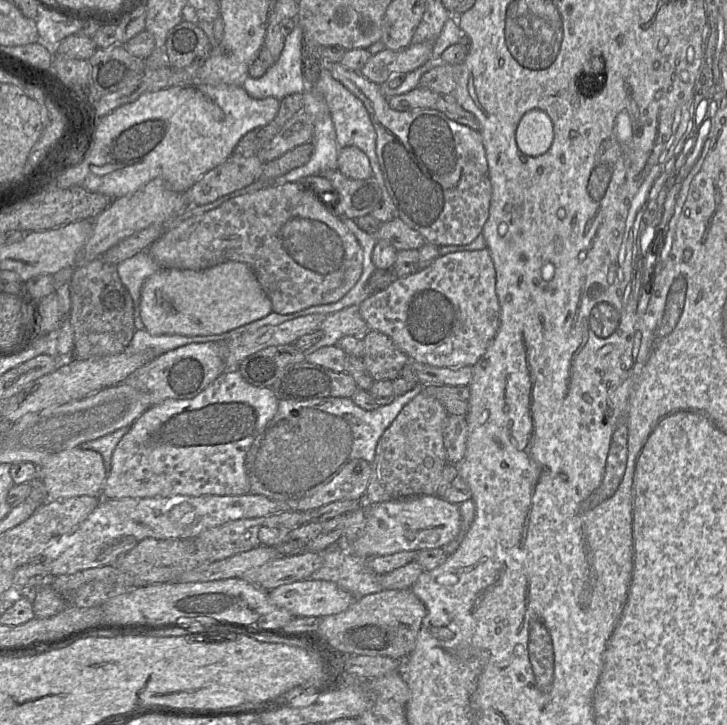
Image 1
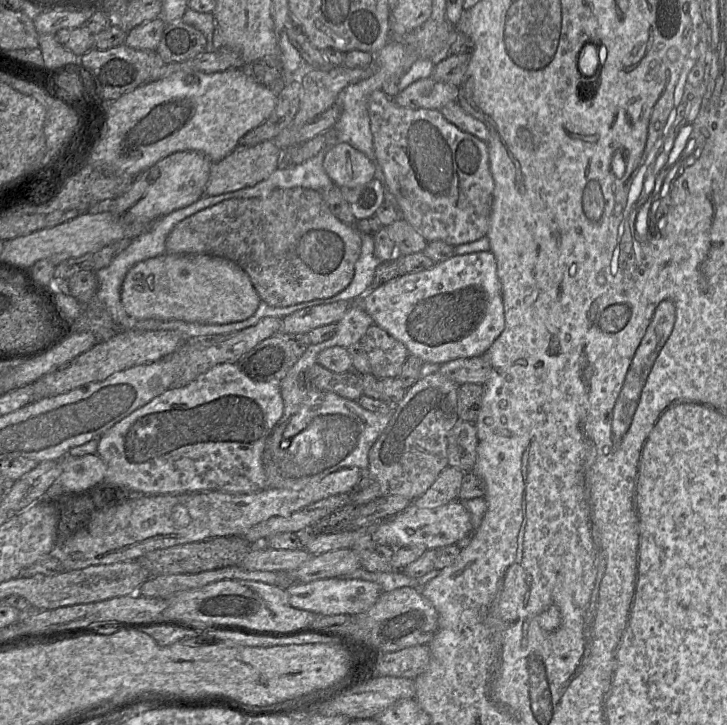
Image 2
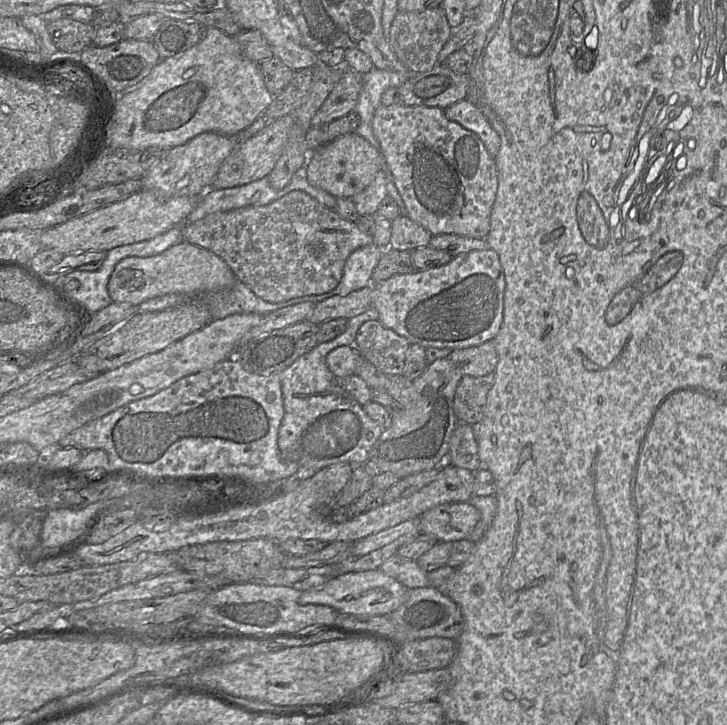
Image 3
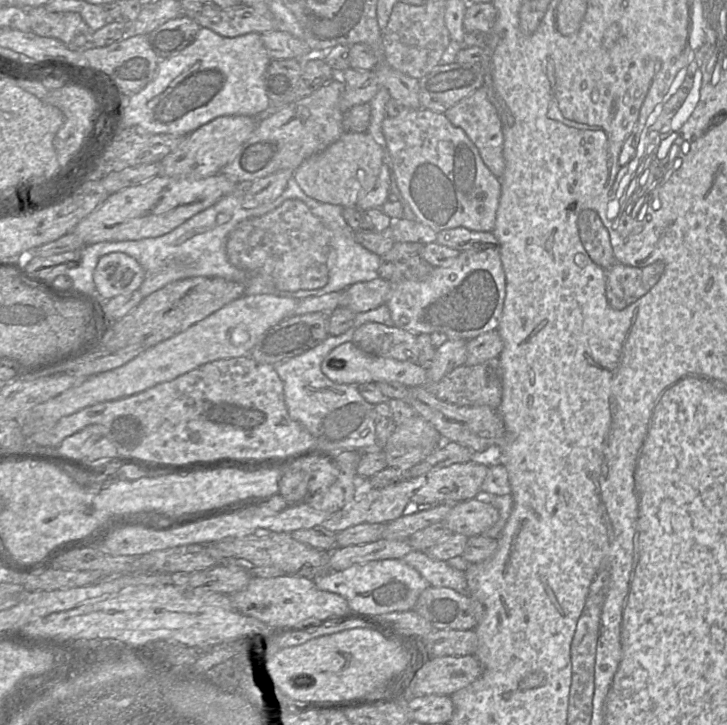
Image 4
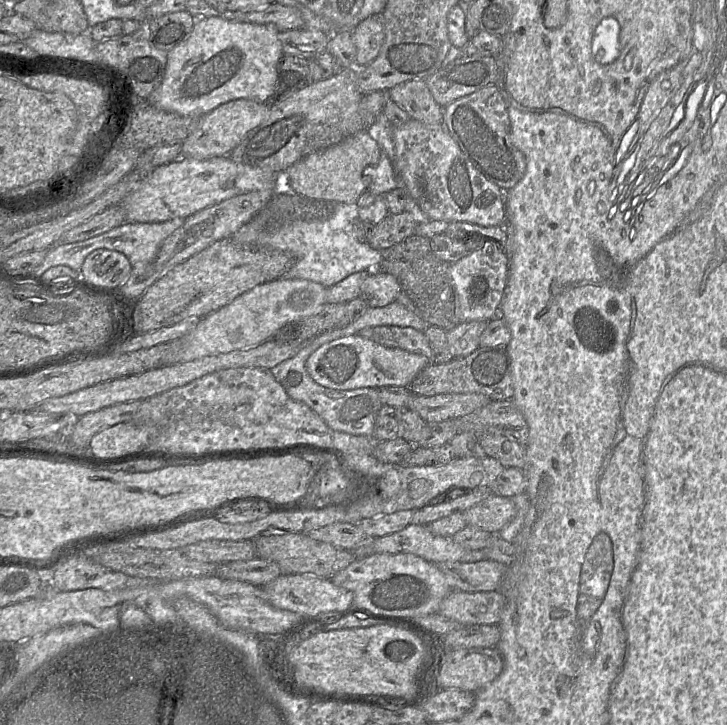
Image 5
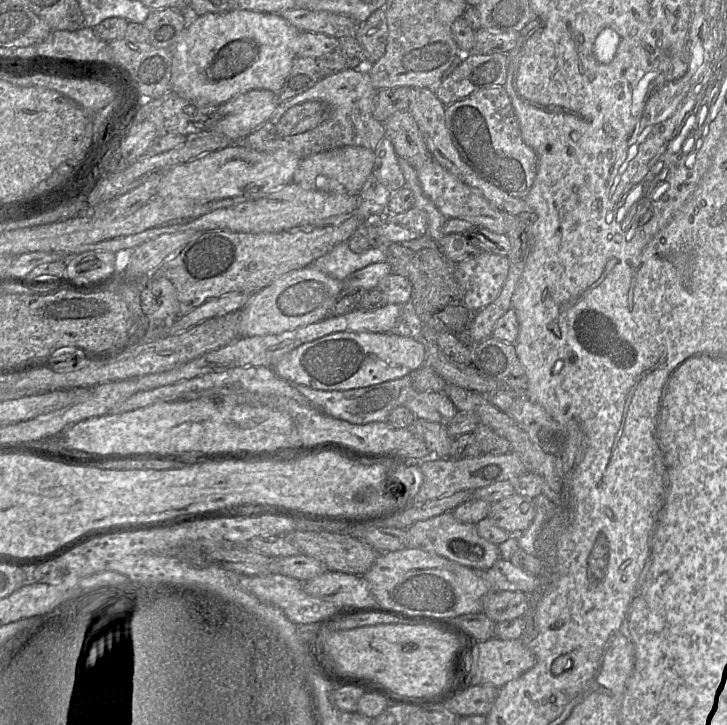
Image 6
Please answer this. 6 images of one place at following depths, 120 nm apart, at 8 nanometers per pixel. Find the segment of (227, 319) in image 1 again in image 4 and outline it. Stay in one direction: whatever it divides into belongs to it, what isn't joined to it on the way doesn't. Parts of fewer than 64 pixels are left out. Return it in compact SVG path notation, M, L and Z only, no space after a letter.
M112 252L102 256L95 267L93 280L97 295L109 300L138 290L145 279L145 270L133 257Z

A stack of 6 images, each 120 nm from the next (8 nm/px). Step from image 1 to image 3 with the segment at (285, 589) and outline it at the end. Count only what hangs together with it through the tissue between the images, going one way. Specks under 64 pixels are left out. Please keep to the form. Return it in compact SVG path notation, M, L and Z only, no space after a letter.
M379 568L339 574L319 587L299 591L301 605L326 605L338 612L358 615L389 615L404 602L407 595L407 589L400 582Z

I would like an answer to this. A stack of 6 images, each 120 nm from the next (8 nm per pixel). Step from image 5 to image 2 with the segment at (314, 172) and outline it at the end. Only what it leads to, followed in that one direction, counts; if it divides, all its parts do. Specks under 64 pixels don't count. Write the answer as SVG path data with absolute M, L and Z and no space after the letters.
M335 142L325 150L323 168L339 188L353 189L375 179L374 164L345 142Z

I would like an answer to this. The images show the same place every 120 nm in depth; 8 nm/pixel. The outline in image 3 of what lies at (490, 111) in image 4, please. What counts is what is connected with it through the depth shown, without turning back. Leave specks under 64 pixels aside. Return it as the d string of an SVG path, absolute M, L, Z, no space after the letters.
M464 99L444 111L449 120L457 122L463 128L474 132L492 157L497 155L500 149L500 137L475 105Z

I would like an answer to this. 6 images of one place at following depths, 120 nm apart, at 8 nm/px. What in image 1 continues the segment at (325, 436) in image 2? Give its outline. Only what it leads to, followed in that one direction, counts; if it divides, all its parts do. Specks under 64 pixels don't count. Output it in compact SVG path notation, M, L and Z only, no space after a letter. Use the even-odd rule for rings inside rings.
M354 304L326 315L326 319L319 330L323 333L322 338L304 351L305 357L322 347L337 345L344 336L363 337L369 328L360 315L359 306ZM418 383L408 392L396 396L387 405L379 405L373 410L365 410L348 397L323 397L306 401L280 400L275 416L250 446L245 468L250 483L250 493L261 494L279 501L299 501L310 496L329 483L350 461L363 459L372 463L377 443L394 421L402 408L417 394L424 385Z

